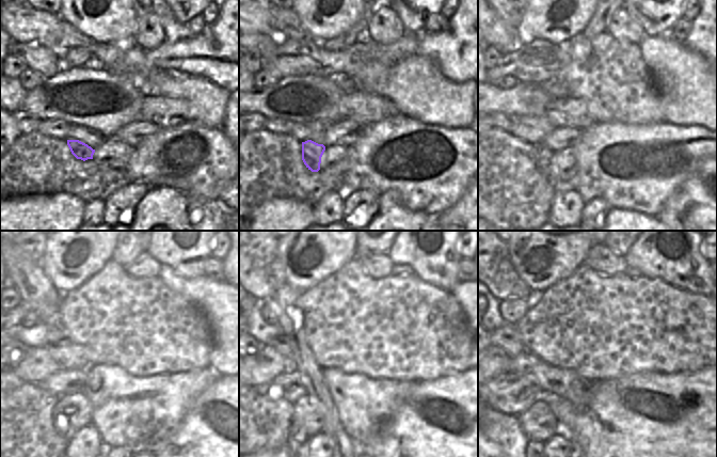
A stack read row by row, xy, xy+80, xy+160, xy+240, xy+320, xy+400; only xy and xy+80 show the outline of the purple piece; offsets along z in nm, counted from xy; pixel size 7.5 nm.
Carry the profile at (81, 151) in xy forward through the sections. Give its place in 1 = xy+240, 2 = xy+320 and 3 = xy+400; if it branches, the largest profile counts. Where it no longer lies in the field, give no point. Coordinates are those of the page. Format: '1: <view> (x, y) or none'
1: xy+240 (64, 425)
2: xy+320 (299, 437)
3: xy+400 (534, 447)

